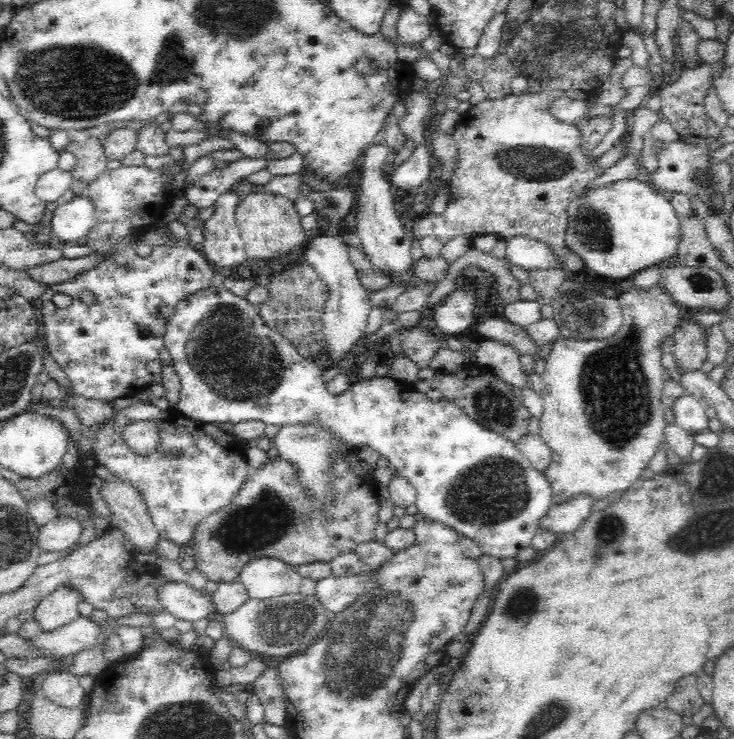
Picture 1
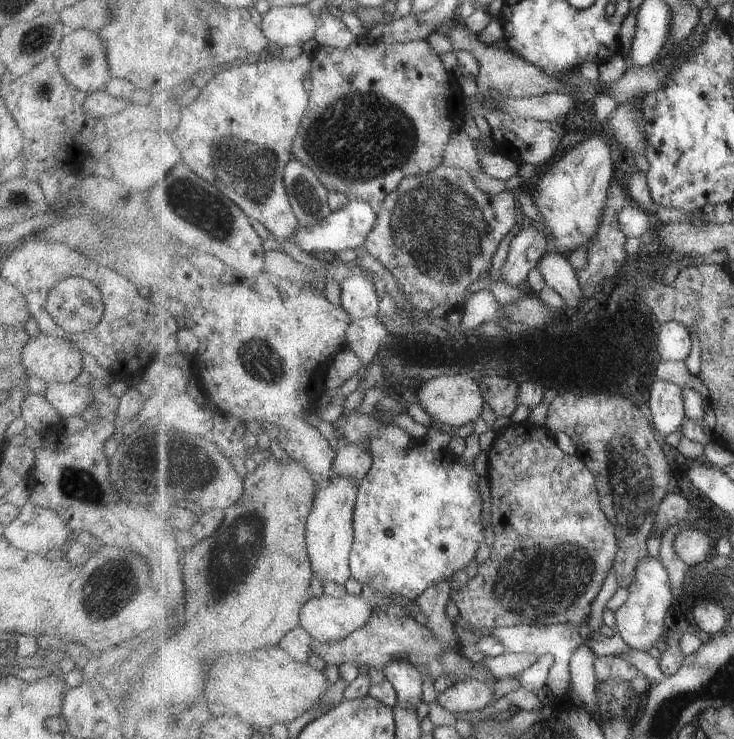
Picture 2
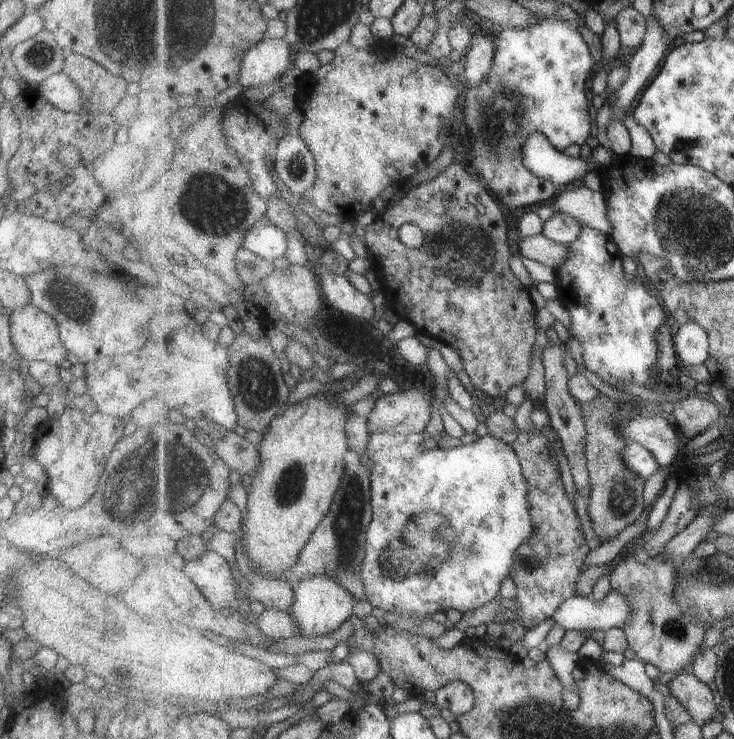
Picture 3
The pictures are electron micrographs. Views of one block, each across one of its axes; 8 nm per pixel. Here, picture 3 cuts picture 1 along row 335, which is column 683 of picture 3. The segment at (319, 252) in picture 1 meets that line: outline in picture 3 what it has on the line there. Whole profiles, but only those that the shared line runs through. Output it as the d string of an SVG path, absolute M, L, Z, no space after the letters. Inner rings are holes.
M699 323L680 325L674 336L674 344L682 366L701 365L710 357L710 338Z

